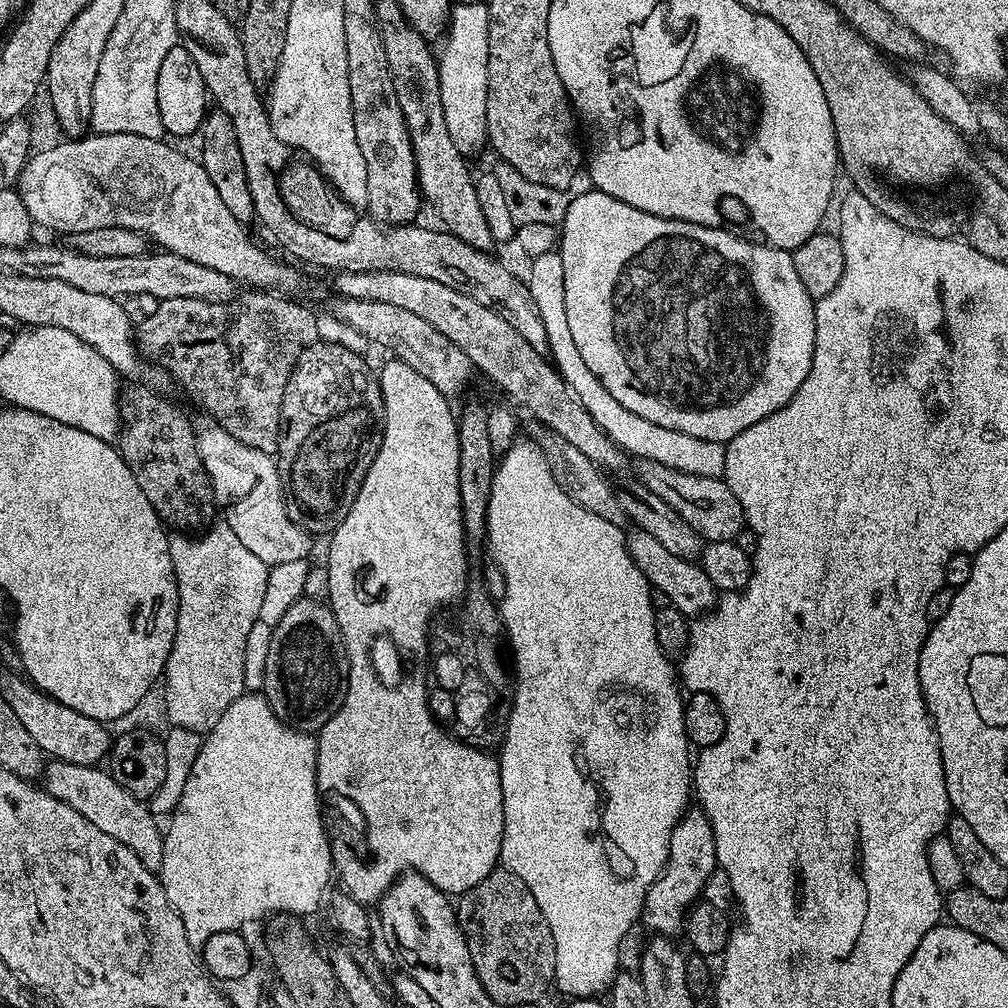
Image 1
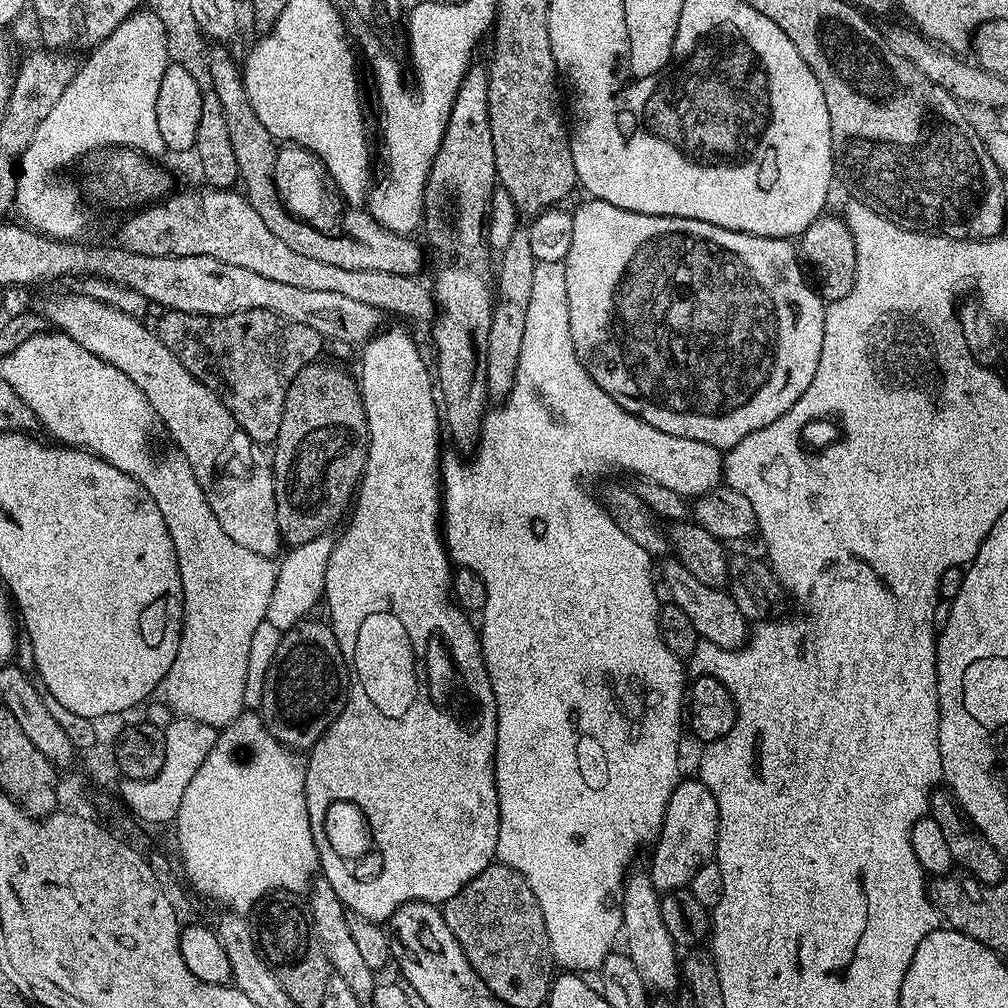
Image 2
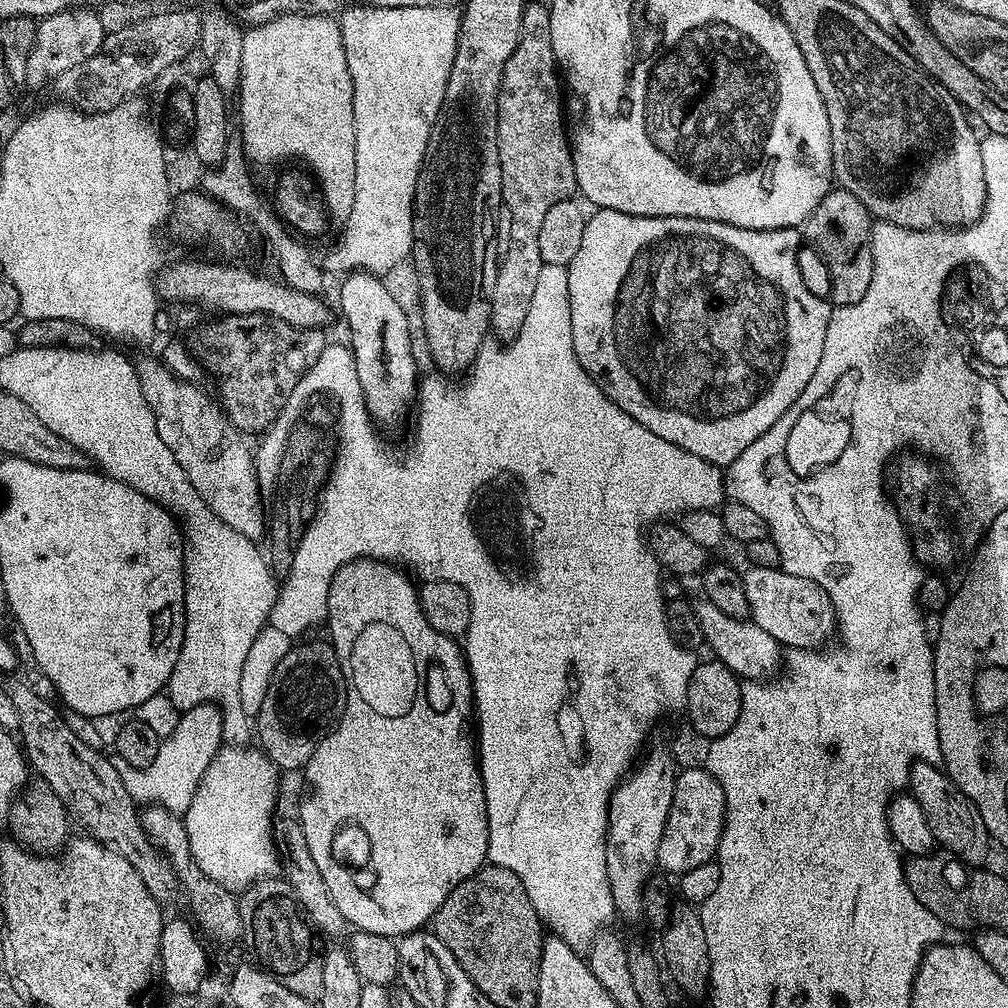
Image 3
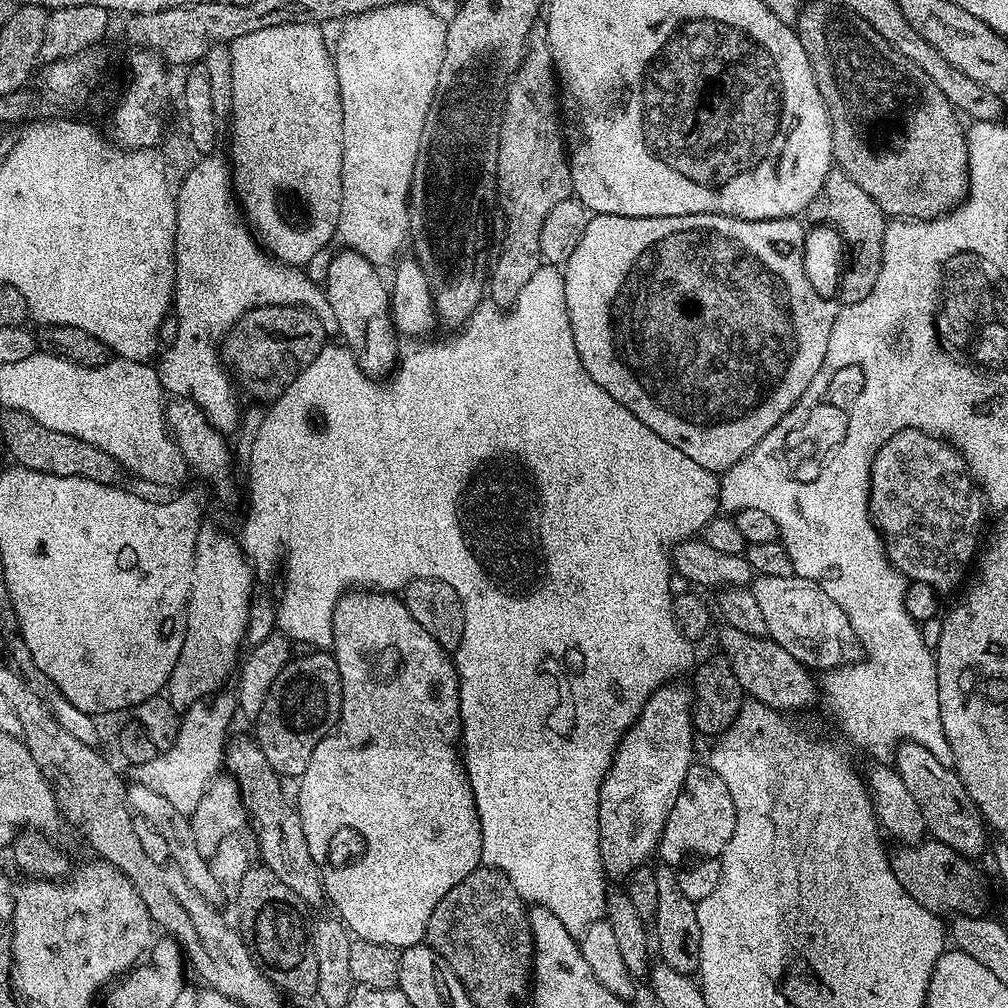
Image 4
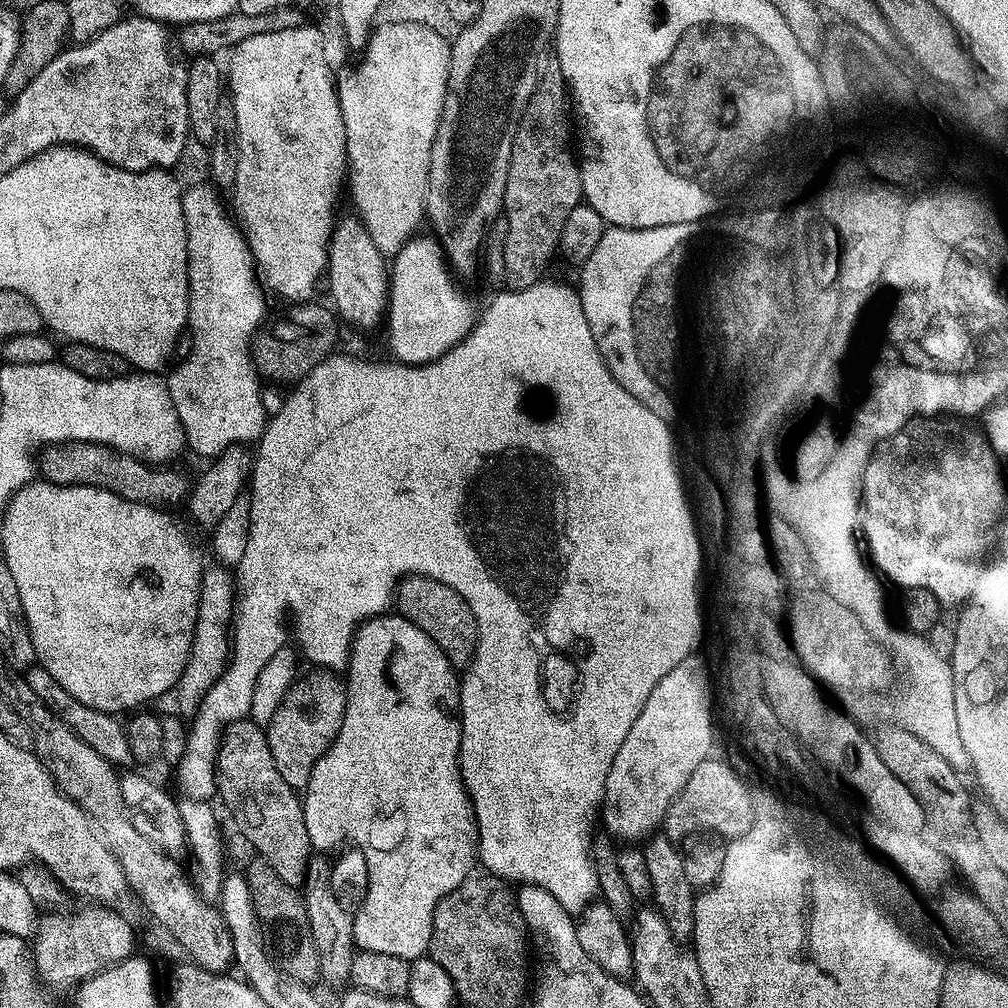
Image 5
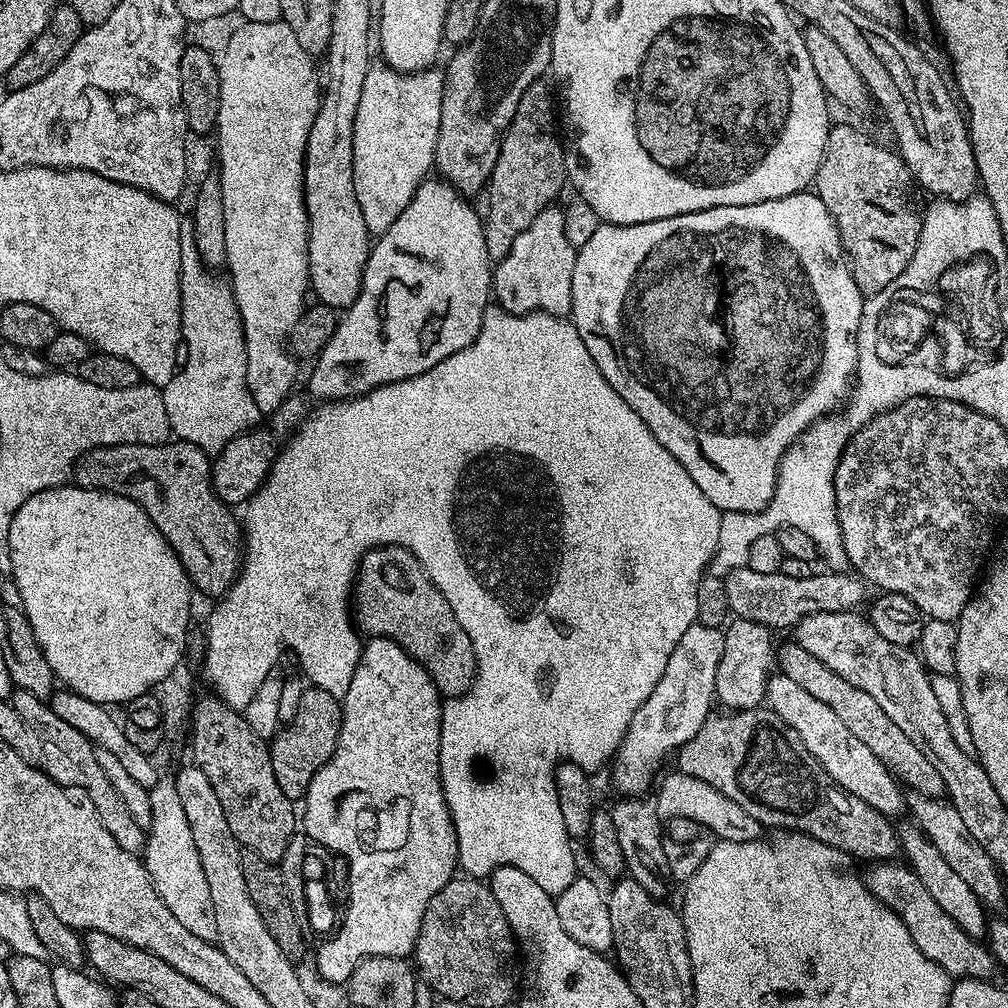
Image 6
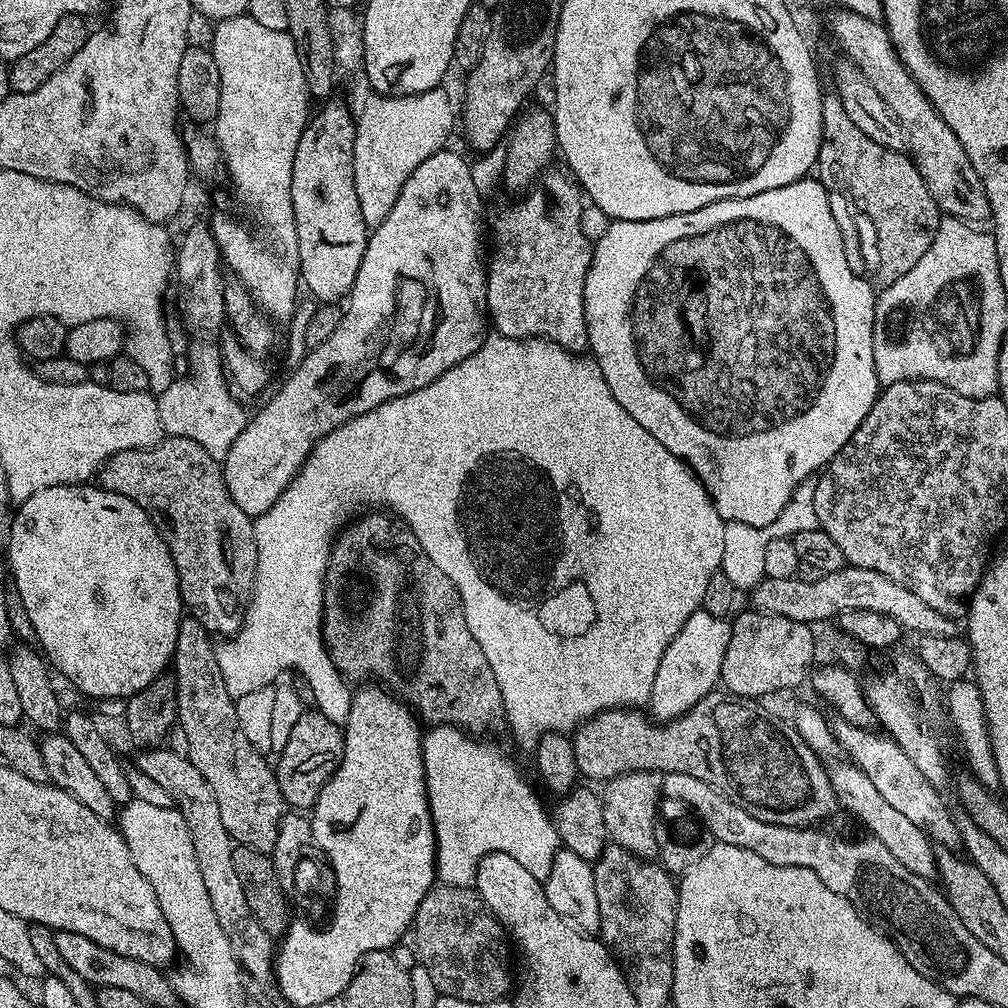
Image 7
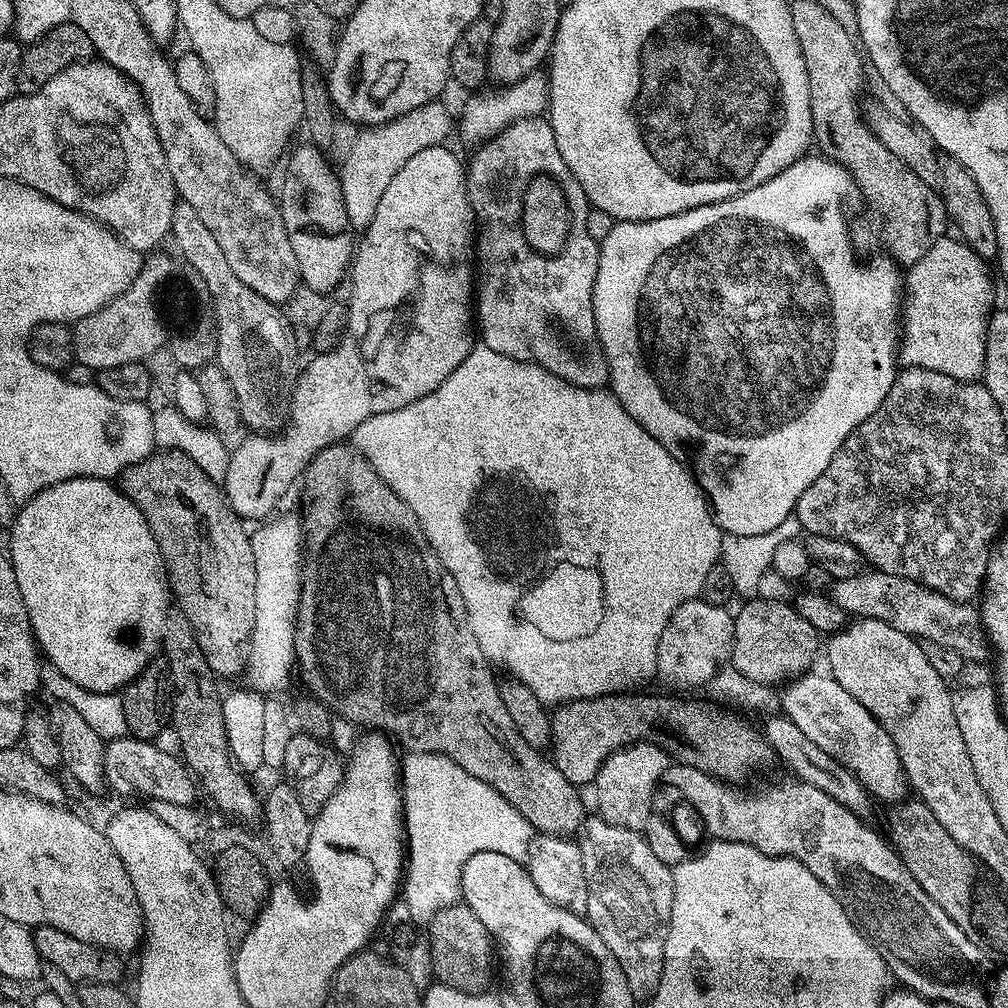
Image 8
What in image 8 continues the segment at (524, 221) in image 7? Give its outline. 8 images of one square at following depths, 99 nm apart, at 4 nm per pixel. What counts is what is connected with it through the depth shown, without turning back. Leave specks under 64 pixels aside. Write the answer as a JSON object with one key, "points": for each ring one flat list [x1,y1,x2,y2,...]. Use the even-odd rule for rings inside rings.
{"points":[[544,116,526,118,522,122,512,124,511,127,500,132,494,139,481,145,475,152,477,152,476,157,473,158,472,165,470,163,467,165,466,171,469,200,478,225,478,336,479,339,480,336,484,339,481,340,483,347,498,350,498,354,506,354,515,360,530,360,533,364,541,364,543,368,550,370,556,376,579,388,604,388,609,383,608,359,604,356,598,338,598,326,594,322,594,282,598,278,600,246,598,241,590,238,590,234,586,230,586,218,590,211,590,205,578,178,574,178,570,166,566,166,562,154,558,154,558,142,554,142,554,130,551,123],[554,176,558,176,562,182,554,182],[556,188,558,188,560,196,550,198,550,204,546,208,546,214,544,214,544,220,542,220,542,226,540,226,540,244,536,244,534,248,528,248,524,238,522,238,520,226,518,226,520,196,526,194,526,192,542,192,542,190,554,192]]}

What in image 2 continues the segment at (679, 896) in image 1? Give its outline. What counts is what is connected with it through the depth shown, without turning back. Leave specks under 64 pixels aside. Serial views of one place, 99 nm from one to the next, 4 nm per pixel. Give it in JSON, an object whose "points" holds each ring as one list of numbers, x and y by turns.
{"points":[[698,778,681,779,666,806,660,835,654,841,656,849,652,852,650,875,657,893,677,892,679,888,691,885,698,869,715,857,719,829,720,811,718,802,714,802,714,794,710,794,708,787]]}

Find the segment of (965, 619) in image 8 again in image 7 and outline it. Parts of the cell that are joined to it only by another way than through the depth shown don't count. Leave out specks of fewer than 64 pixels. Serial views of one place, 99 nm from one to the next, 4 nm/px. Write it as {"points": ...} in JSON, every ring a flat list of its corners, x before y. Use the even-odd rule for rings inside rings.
{"points":[[845,566,838,571,824,573,816,582,802,582,796,577,788,579,770,579,765,577,755,589,750,598,758,598,761,608,770,608,770,613,778,614,794,621,818,624,824,620,837,619,848,610,875,610,878,614,890,614,901,626,908,628,920,636,954,636,957,635,957,621,946,614,938,614,934,606,922,602,914,590,906,590,894,578,886,578,886,574,878,574,878,570,866,570],[768,598,768,604,764,604]]}

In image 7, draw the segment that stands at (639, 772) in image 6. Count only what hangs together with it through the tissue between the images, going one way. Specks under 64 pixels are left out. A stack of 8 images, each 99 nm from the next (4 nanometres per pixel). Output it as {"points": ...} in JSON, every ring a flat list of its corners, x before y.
{"points":[[701,610,686,618,682,630,678,630,670,646,666,646,666,654,662,654,662,662,658,662,658,674,654,674,654,690,647,702,653,721,678,718,713,692,720,684,722,658,726,658,731,633,729,621,709,612]]}

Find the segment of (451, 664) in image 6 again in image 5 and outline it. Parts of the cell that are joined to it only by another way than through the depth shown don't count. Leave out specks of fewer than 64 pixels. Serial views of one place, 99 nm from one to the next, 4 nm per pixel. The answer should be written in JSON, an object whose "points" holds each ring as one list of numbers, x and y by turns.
{"points":[[409,574,395,585,394,608,399,615,406,617,410,623,422,629,444,651,453,666,471,664,472,653,476,650,472,615,463,598,454,590,450,590,450,586,431,580,429,576]]}

